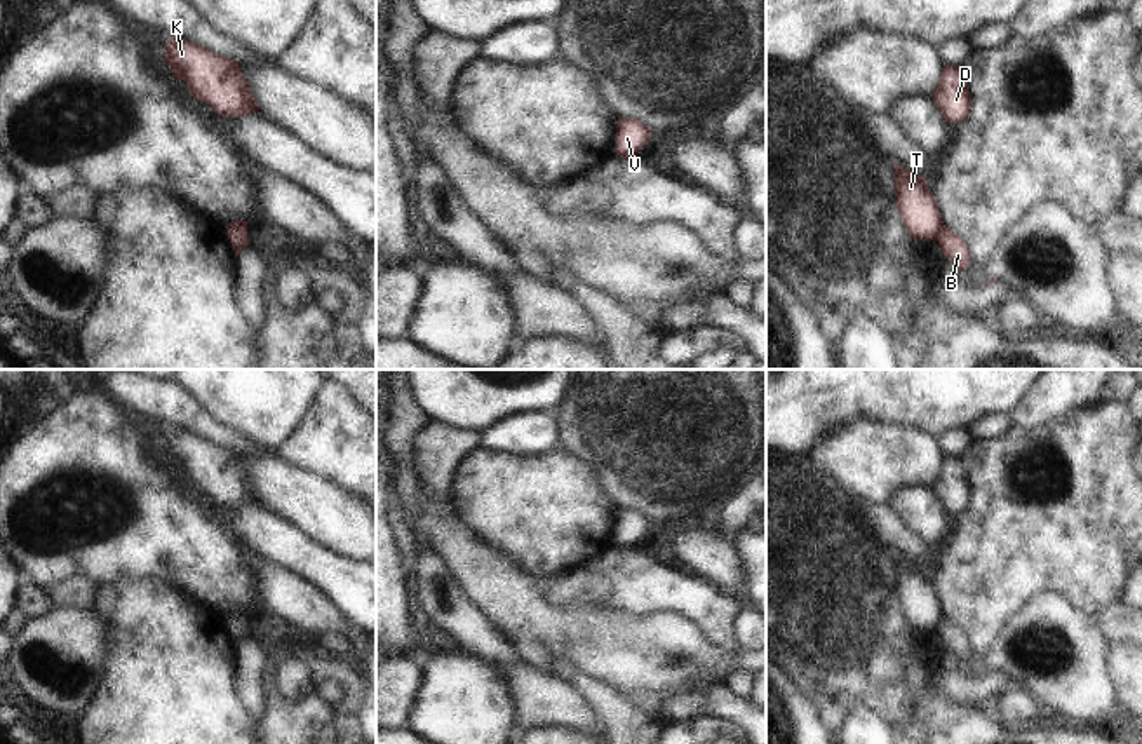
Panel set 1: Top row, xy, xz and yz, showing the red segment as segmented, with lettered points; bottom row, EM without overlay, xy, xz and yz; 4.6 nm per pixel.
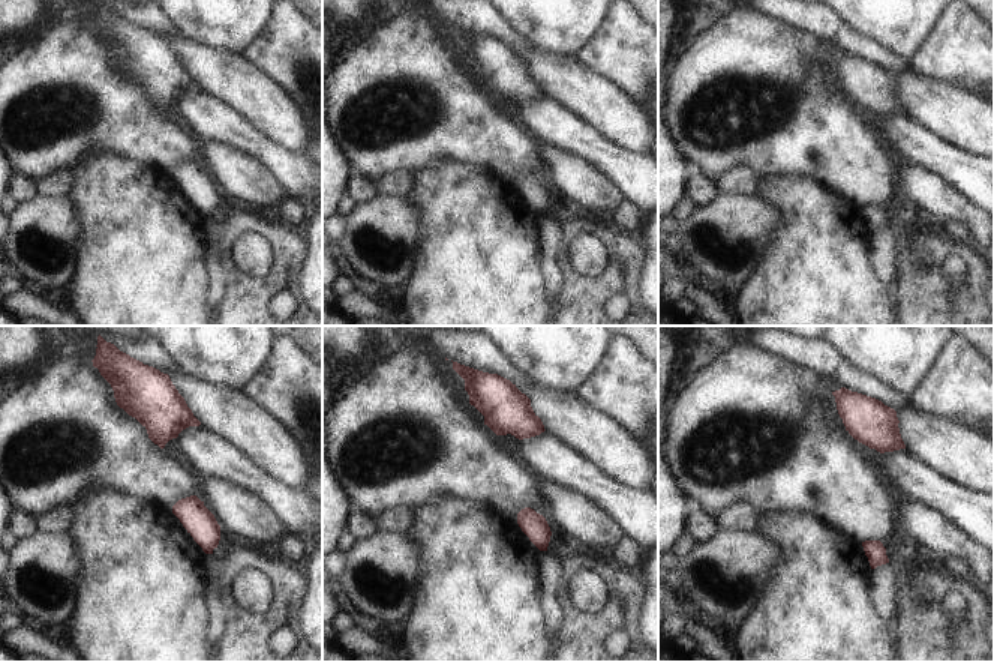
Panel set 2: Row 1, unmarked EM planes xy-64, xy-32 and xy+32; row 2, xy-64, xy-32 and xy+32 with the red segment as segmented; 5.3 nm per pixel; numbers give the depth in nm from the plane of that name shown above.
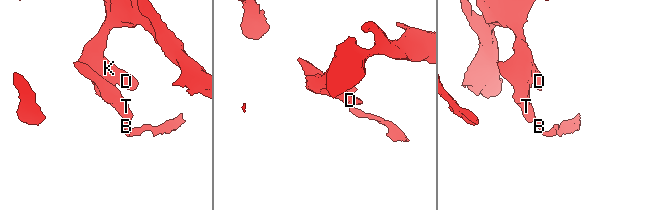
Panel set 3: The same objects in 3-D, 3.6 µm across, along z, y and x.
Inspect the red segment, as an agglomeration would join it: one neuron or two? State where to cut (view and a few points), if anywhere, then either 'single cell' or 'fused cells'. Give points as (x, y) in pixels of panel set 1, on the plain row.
cut yz (942, 614), (935, 629); fused cells

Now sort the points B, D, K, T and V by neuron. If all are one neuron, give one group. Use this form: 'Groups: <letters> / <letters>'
Groups: B / D K T V

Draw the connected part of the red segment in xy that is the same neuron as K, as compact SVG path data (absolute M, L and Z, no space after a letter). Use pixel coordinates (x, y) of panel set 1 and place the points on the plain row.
M176 429L167 430L164 450L174 467L186 472L188 483L193 484L197 491L209 495L219 505L245 507L259 500L249 479L249 472L235 450L214 444L204 436Z

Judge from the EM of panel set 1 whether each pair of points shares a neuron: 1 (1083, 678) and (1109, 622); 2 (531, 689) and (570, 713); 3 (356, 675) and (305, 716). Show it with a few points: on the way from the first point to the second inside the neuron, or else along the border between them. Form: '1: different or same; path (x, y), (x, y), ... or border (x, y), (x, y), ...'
1: different; border (1092, 617), (1106, 640)
2: same; path (540, 696), (561, 704)
3: same; path (354, 692), (352, 699), (336, 715), (322, 715)

